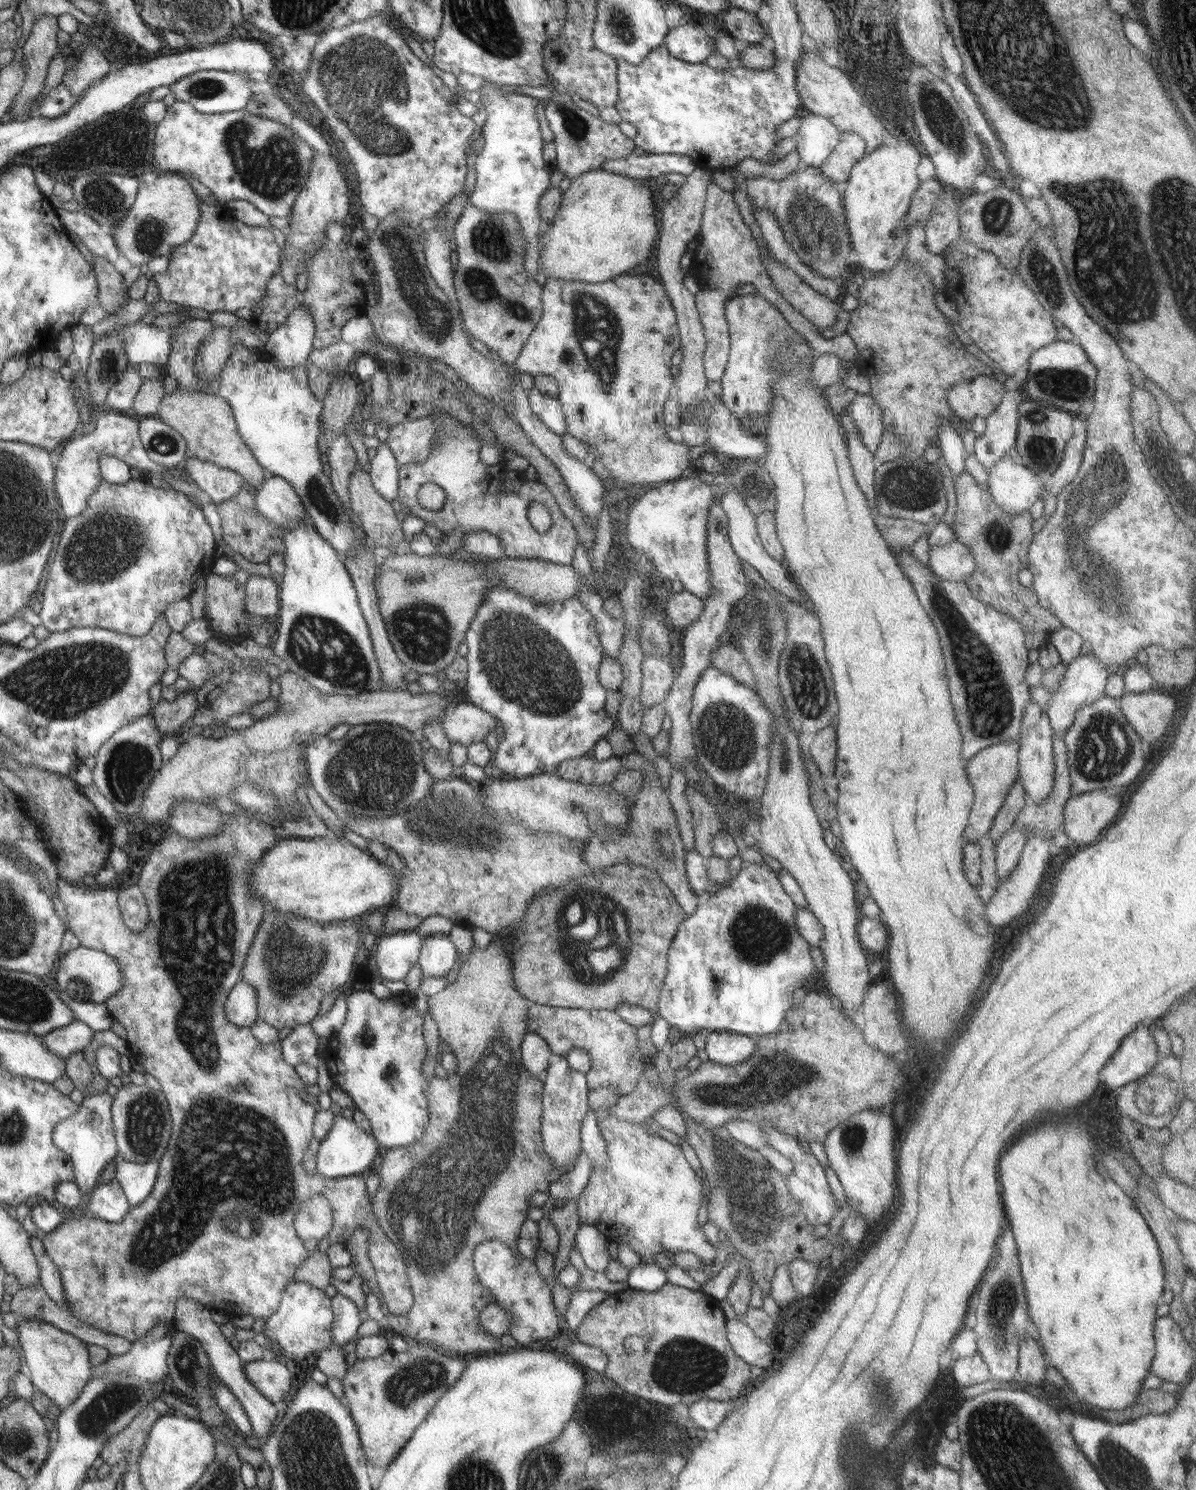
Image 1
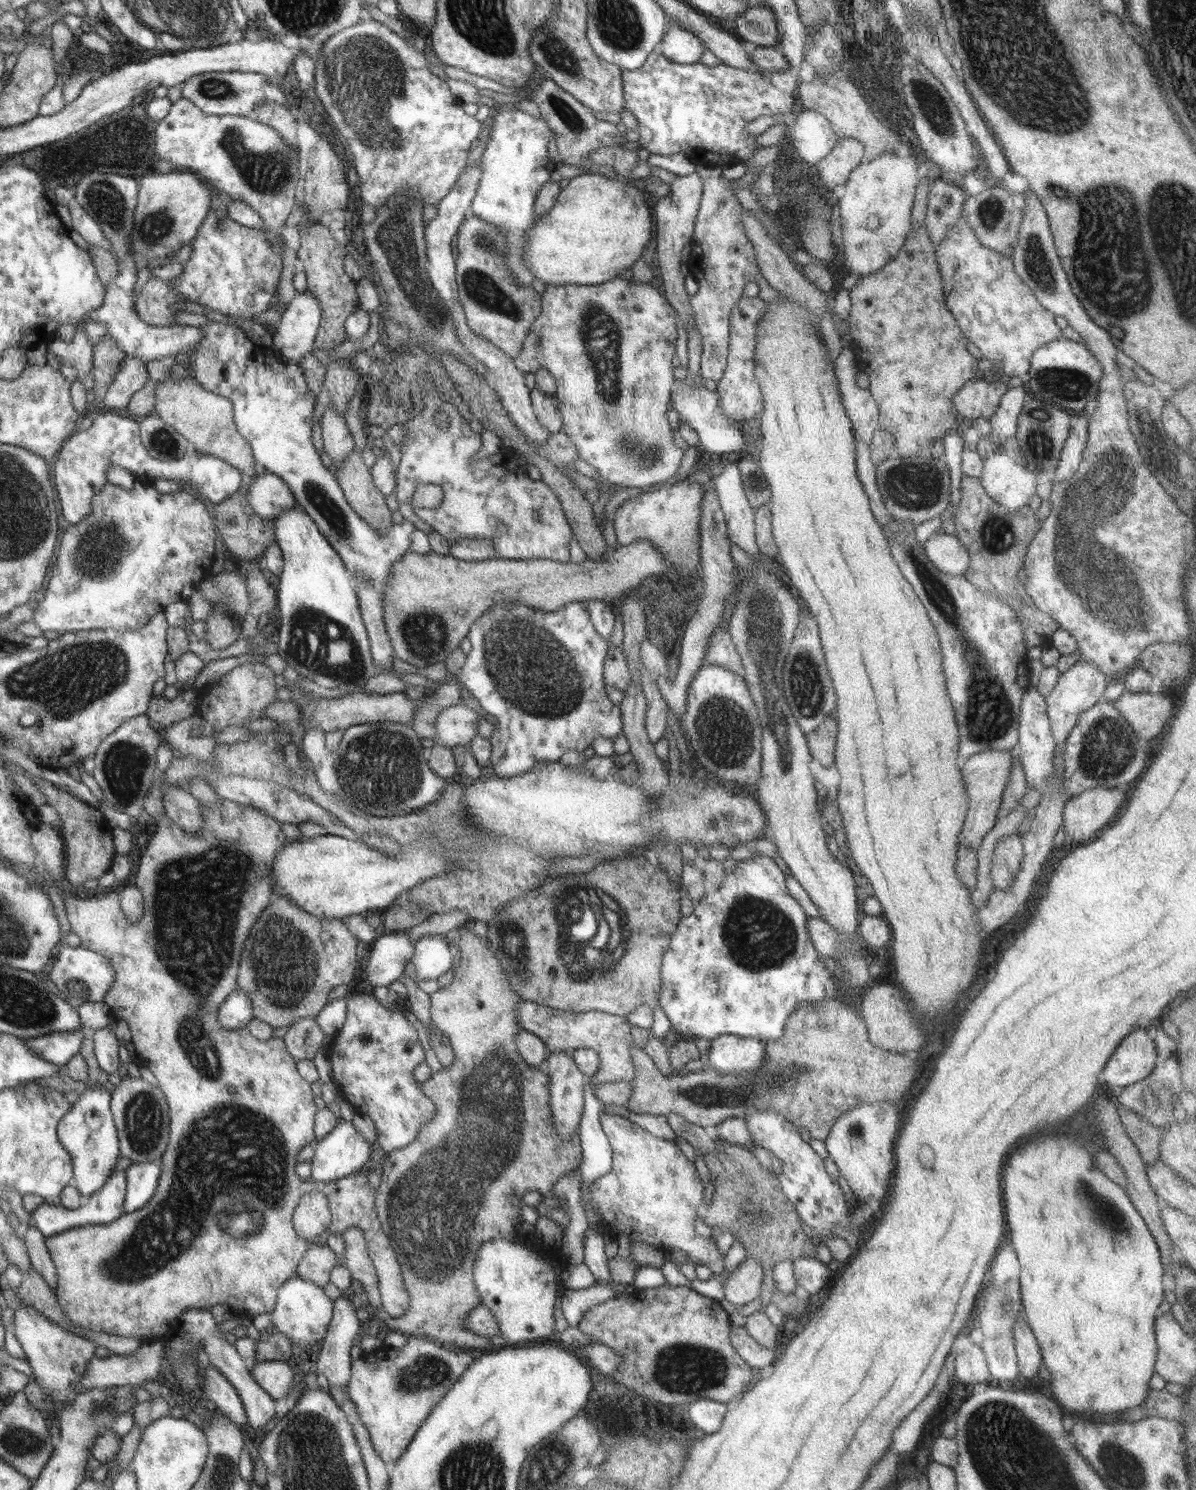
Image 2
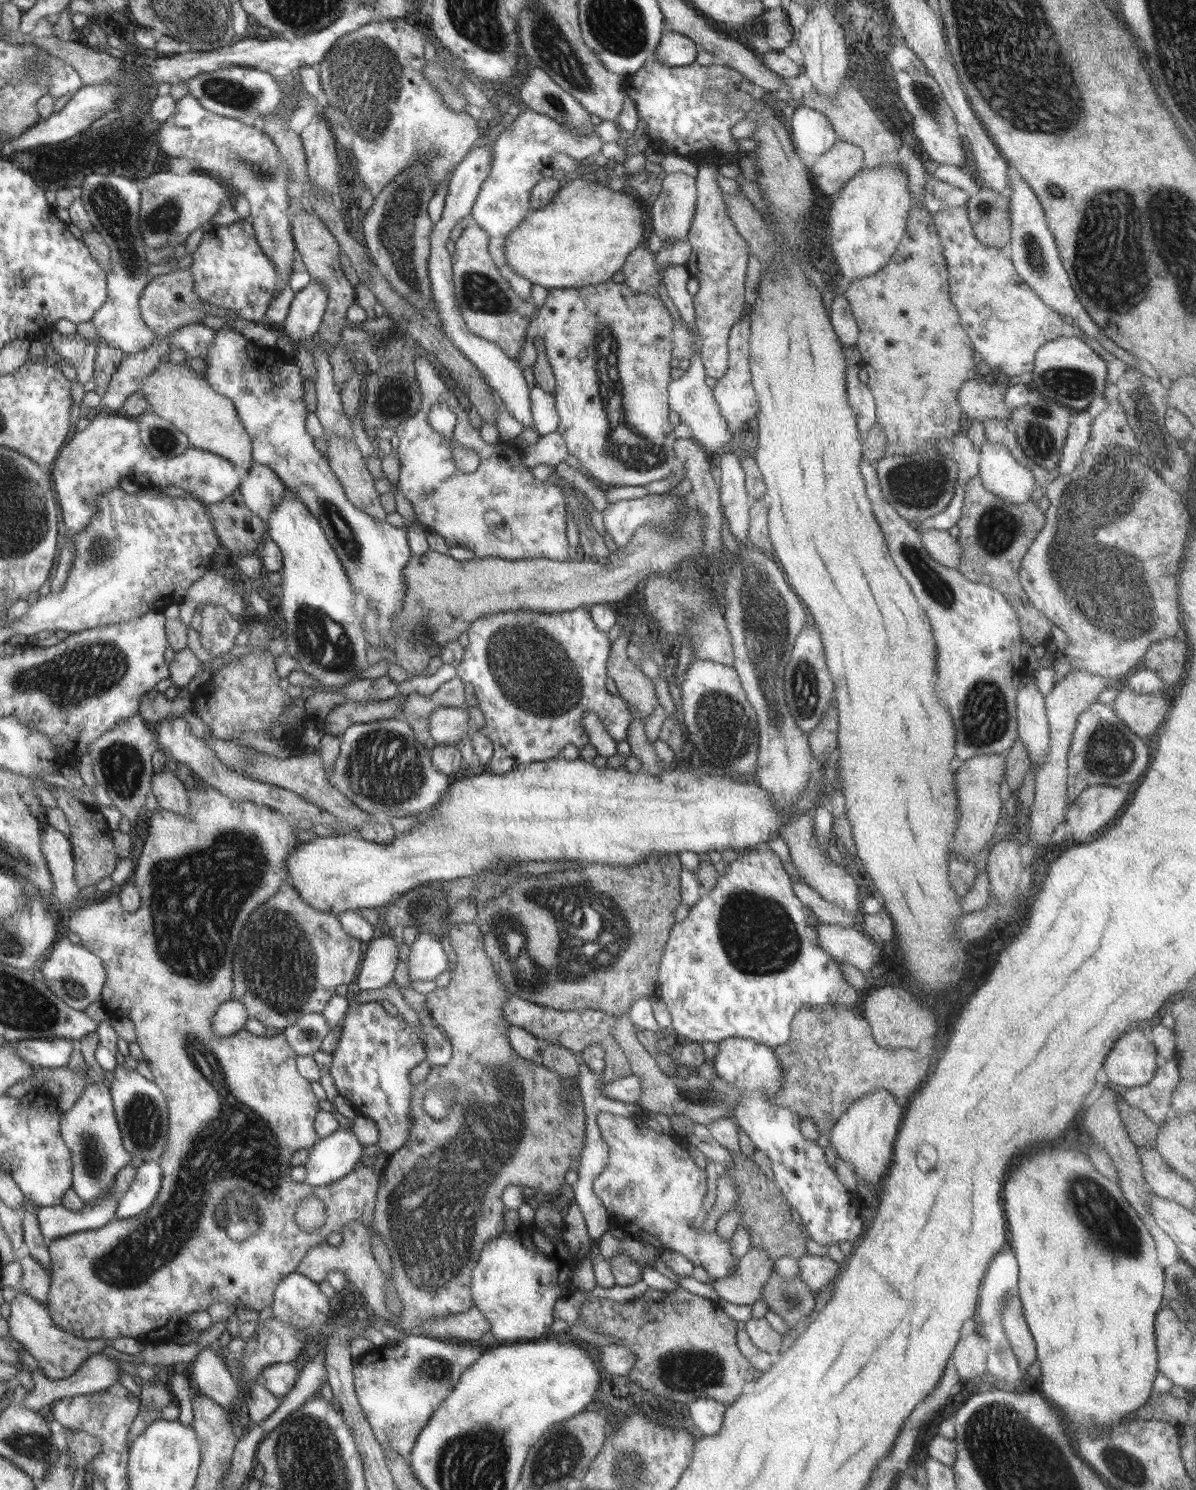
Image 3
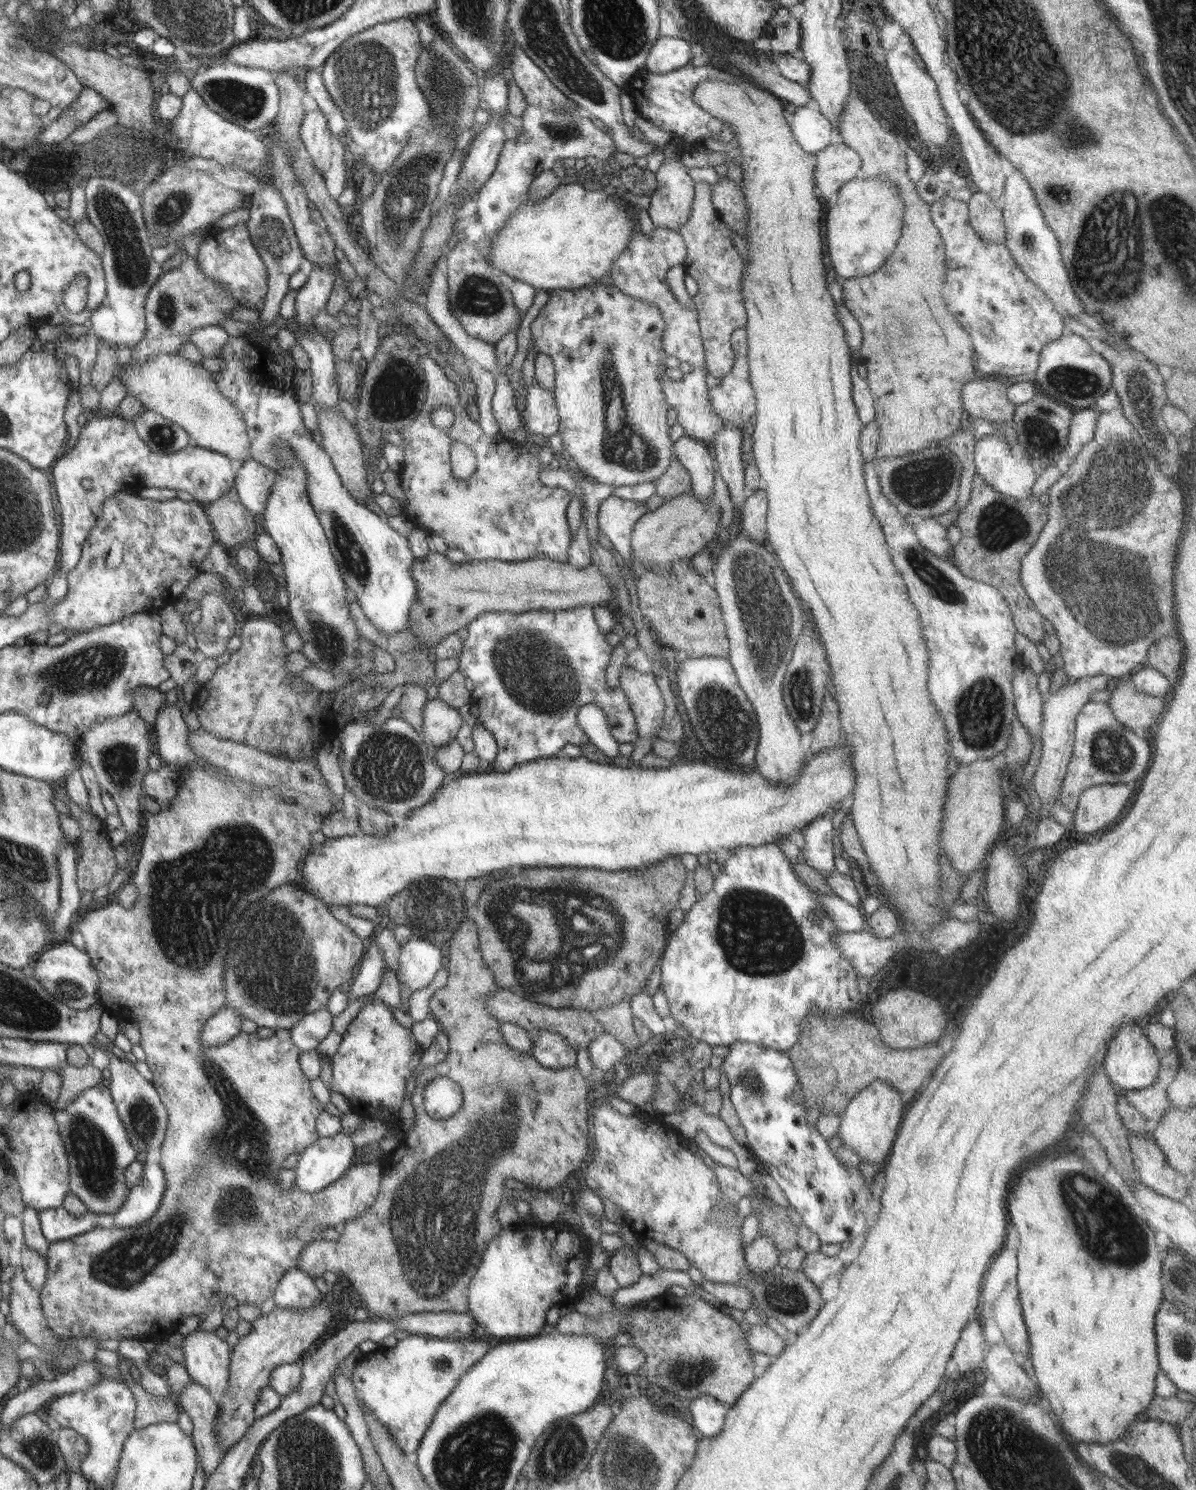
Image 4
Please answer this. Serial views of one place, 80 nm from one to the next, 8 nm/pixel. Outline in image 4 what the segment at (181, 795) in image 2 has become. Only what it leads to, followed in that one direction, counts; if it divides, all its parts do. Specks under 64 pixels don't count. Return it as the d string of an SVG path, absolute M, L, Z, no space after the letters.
M162 764L158 770L150 770L144 779L146 794L155 798L163 808L173 804L179 789L180 777L177 772L172 771L168 766Z

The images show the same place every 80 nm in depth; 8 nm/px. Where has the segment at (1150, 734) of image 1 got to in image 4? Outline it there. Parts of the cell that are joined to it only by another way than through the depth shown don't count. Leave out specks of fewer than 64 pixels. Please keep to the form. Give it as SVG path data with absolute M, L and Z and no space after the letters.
M1129 678L1120 681L1111 693L1108 705L1118 722L1137 734L1146 734L1165 709L1164 698L1140 692Z

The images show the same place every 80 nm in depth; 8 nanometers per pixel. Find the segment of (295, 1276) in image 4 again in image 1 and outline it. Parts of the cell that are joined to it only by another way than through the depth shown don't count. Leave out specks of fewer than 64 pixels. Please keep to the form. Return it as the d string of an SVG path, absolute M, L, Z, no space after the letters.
M293 1281L283 1291L280 1308L273 1316L265 1319L263 1333L279 1344L283 1361L294 1363L308 1358L310 1352L320 1353L333 1344L333 1320L331 1297L324 1288L318 1289L308 1283Z

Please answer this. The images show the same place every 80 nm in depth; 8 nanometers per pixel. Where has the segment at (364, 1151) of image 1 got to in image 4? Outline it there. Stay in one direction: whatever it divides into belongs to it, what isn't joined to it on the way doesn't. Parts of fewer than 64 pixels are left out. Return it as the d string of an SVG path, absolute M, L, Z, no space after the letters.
M343 1131L333 1137L320 1137L304 1149L294 1170L294 1187L309 1193L326 1189L352 1166L356 1145Z

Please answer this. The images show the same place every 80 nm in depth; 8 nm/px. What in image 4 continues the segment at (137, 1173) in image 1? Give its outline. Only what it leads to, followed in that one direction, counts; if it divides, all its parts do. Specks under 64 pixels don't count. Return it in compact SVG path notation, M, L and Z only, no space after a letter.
M145 1163L140 1180L128 1190L125 1204L112 1215L114 1226L130 1228L148 1220L159 1209L166 1183L159 1164Z

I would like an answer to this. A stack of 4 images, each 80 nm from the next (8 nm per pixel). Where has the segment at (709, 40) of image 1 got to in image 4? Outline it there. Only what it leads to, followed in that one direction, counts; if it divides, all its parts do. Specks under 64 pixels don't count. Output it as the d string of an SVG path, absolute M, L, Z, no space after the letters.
M660 37L654 42L645 69L665 73L687 66L692 61L692 42L682 37Z

